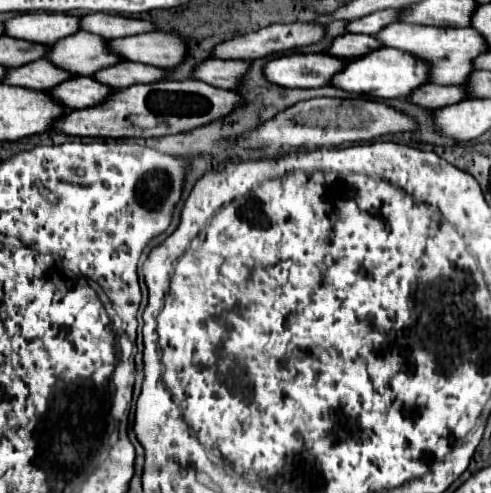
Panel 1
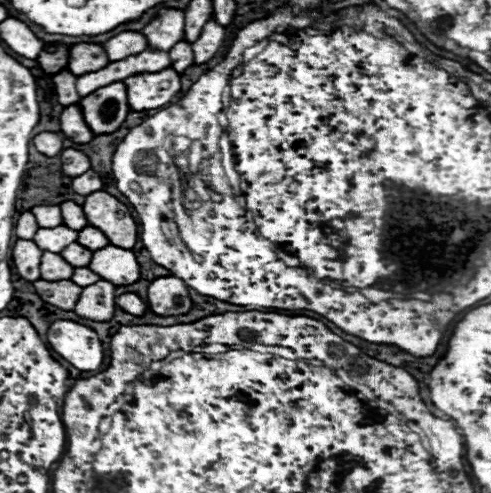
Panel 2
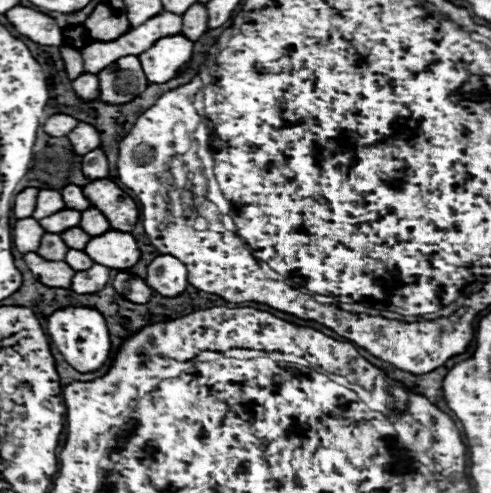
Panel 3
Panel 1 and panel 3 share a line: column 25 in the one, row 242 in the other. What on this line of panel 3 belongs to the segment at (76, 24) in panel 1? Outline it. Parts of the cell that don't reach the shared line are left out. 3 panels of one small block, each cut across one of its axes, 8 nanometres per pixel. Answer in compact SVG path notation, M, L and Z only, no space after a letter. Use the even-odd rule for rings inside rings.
M20 218L20 220L16 220L12 234L14 234L14 246L22 254L26 254L26 252L36 252L38 250L44 230L34 218Z

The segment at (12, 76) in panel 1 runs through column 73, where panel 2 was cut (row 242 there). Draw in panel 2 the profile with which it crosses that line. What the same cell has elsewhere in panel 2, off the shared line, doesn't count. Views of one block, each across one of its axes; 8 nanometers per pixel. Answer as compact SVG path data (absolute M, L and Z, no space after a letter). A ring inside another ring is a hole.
M74 242L74 244L70 244L70 246L66 246L66 250L62 250L60 252L62 254L62 258L66 258L66 262L70 262L74 268L78 268L78 266L88 266L90 264L90 250L86 250L84 246L80 246L78 242Z

